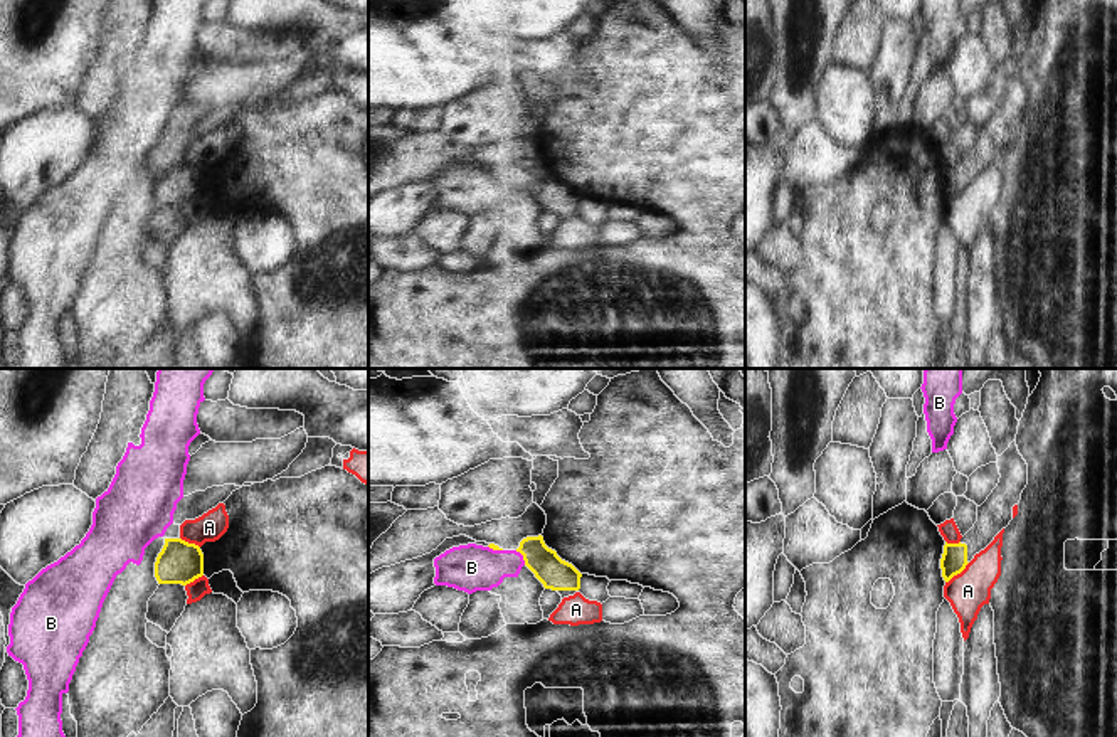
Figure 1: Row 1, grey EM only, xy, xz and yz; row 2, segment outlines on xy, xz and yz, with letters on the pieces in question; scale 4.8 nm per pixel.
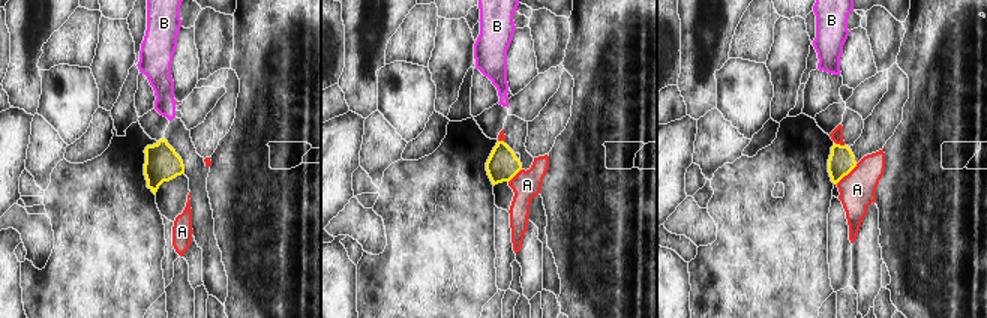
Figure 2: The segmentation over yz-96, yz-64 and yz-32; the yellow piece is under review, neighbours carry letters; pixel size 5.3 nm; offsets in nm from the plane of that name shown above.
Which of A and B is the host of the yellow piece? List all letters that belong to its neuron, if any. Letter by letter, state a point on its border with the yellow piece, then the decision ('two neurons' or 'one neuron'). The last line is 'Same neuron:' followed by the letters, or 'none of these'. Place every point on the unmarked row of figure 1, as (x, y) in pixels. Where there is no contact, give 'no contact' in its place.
A: contact yz (958, 196); two neurons
B: contact xz (524, 180); two neurons
Same neuron: none of these

